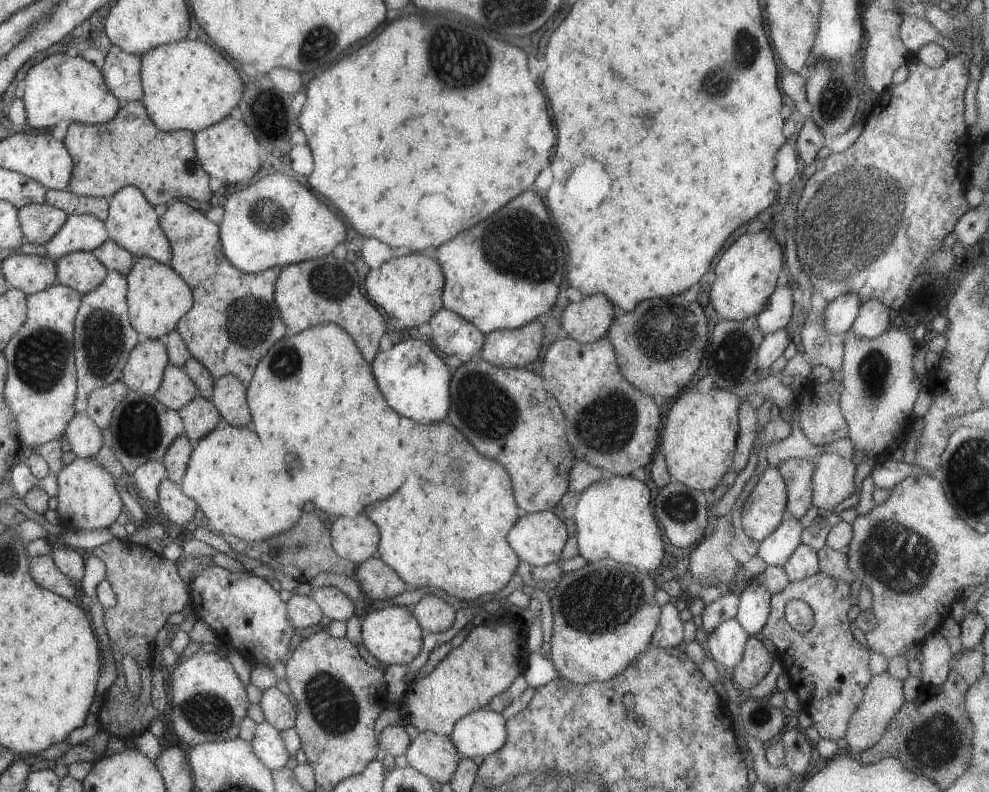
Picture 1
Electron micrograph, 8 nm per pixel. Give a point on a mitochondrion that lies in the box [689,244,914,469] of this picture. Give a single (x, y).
(873, 369)

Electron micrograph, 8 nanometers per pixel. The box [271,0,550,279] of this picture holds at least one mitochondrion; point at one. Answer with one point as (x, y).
(457, 59)

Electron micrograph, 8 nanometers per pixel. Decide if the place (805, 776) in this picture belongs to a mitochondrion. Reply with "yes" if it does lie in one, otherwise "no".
no

